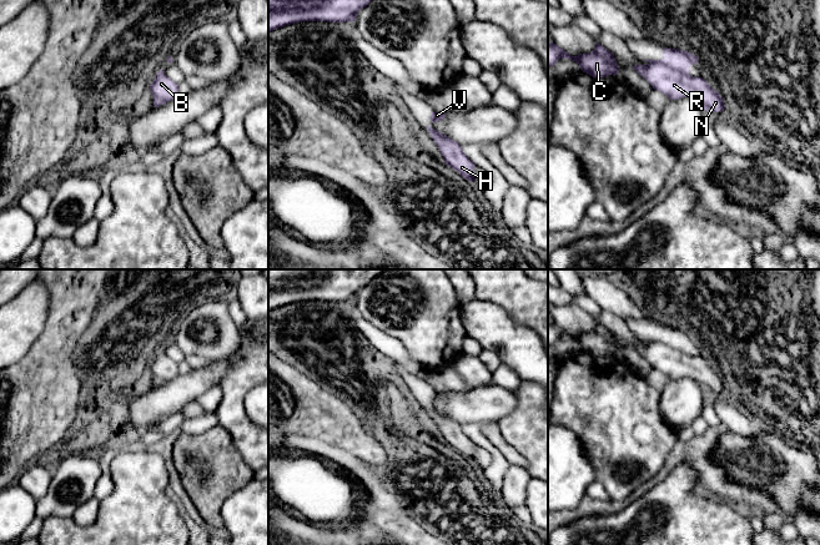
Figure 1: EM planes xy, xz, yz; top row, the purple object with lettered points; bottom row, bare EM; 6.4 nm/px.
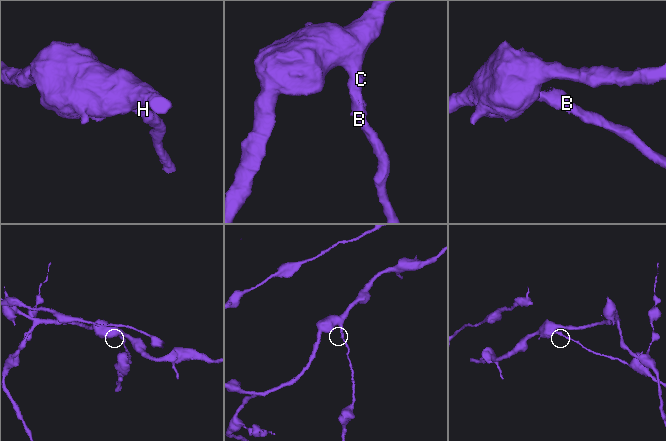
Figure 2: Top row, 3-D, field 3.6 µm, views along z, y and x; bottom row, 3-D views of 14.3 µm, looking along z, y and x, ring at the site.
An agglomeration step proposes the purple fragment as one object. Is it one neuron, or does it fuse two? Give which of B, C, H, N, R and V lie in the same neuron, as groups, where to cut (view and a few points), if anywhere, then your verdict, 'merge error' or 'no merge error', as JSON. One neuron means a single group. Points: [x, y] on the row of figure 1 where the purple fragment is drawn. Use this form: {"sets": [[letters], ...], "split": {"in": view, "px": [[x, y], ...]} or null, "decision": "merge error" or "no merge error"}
{"sets": [["B", "C", "H", "N", "R", "V"]], "split": null, "decision": "no merge error"}

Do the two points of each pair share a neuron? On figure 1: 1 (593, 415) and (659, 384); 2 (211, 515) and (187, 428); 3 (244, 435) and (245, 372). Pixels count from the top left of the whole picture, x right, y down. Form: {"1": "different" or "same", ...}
{"1": "different", "2": "different", "3": "same"}

